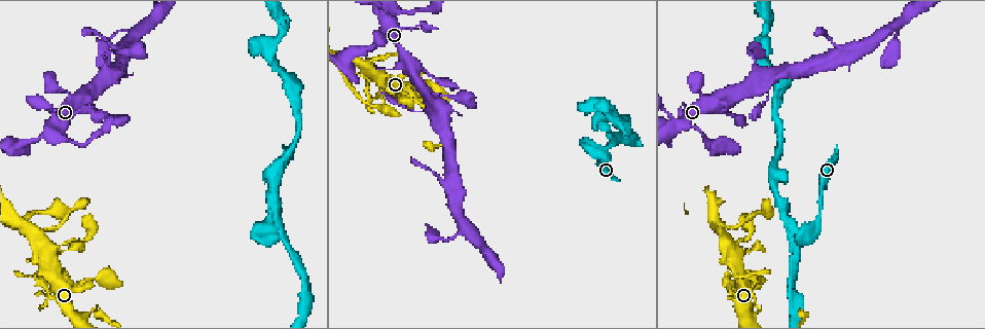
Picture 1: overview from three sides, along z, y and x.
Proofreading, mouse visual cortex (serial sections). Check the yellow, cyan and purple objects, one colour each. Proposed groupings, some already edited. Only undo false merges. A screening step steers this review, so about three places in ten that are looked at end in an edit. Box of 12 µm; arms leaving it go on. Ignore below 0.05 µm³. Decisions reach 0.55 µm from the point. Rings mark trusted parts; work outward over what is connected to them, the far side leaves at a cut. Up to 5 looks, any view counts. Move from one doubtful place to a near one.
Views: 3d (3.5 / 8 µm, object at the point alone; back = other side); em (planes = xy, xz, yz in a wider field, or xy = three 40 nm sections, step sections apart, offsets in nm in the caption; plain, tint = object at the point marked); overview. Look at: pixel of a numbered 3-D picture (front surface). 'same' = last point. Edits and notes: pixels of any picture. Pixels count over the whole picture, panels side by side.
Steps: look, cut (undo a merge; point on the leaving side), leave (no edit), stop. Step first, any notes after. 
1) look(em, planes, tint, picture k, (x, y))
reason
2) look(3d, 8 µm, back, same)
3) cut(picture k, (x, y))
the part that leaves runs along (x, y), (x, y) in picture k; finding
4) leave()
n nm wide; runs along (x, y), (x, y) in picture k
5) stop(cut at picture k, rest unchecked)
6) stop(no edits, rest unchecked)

look(3d, 3.5 µm, back, picture 1, (756, 72))
a narrow waist

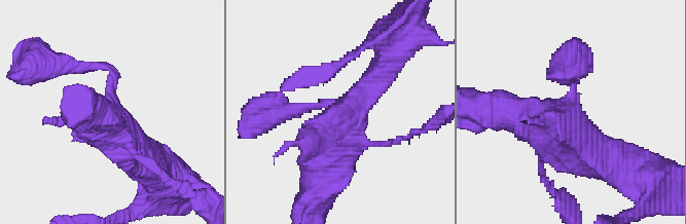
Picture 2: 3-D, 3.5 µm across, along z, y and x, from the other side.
look(em, xy, step 1, tint, picture 2, (567, 111))
need the tissue

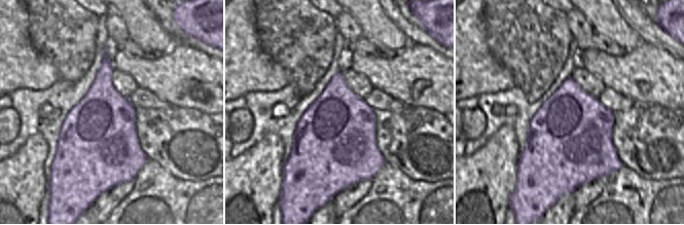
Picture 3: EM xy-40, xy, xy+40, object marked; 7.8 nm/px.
leave()
runs along (377, 79), (327, 132), (318, 180) in picture 2; continuous, no second cell

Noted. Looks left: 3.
look(3d, 3.5 µm, picture 1, (611, 147))
four-way junction

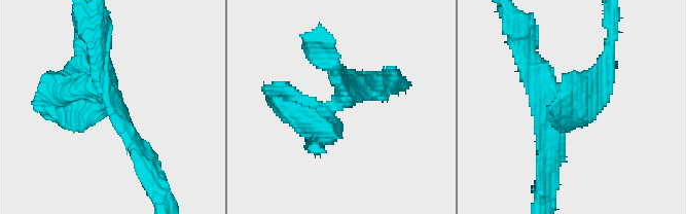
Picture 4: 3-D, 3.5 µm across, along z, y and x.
look(em, planes, tint, picture 4, (114, 108))

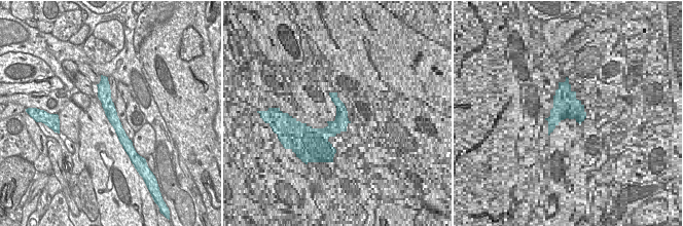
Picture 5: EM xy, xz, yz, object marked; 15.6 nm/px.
leave()
all the same cell

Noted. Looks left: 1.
stop(no edits, rest unchecked)

